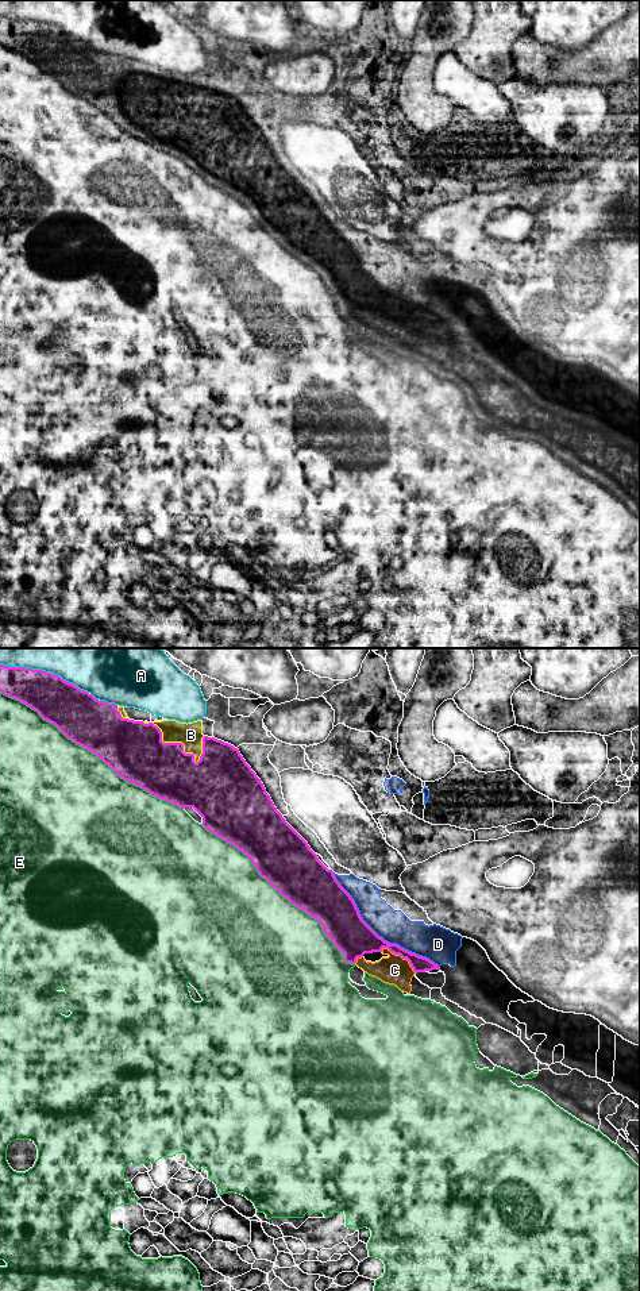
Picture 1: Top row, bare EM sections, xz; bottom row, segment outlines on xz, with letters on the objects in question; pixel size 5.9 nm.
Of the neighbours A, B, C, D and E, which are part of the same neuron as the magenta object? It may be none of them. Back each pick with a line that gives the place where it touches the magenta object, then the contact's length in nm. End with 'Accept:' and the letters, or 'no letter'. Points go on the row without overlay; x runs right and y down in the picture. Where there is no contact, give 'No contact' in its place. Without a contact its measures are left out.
B: Touches magenta at xz (177, 95). Shared border 360 nm
Accept: B

